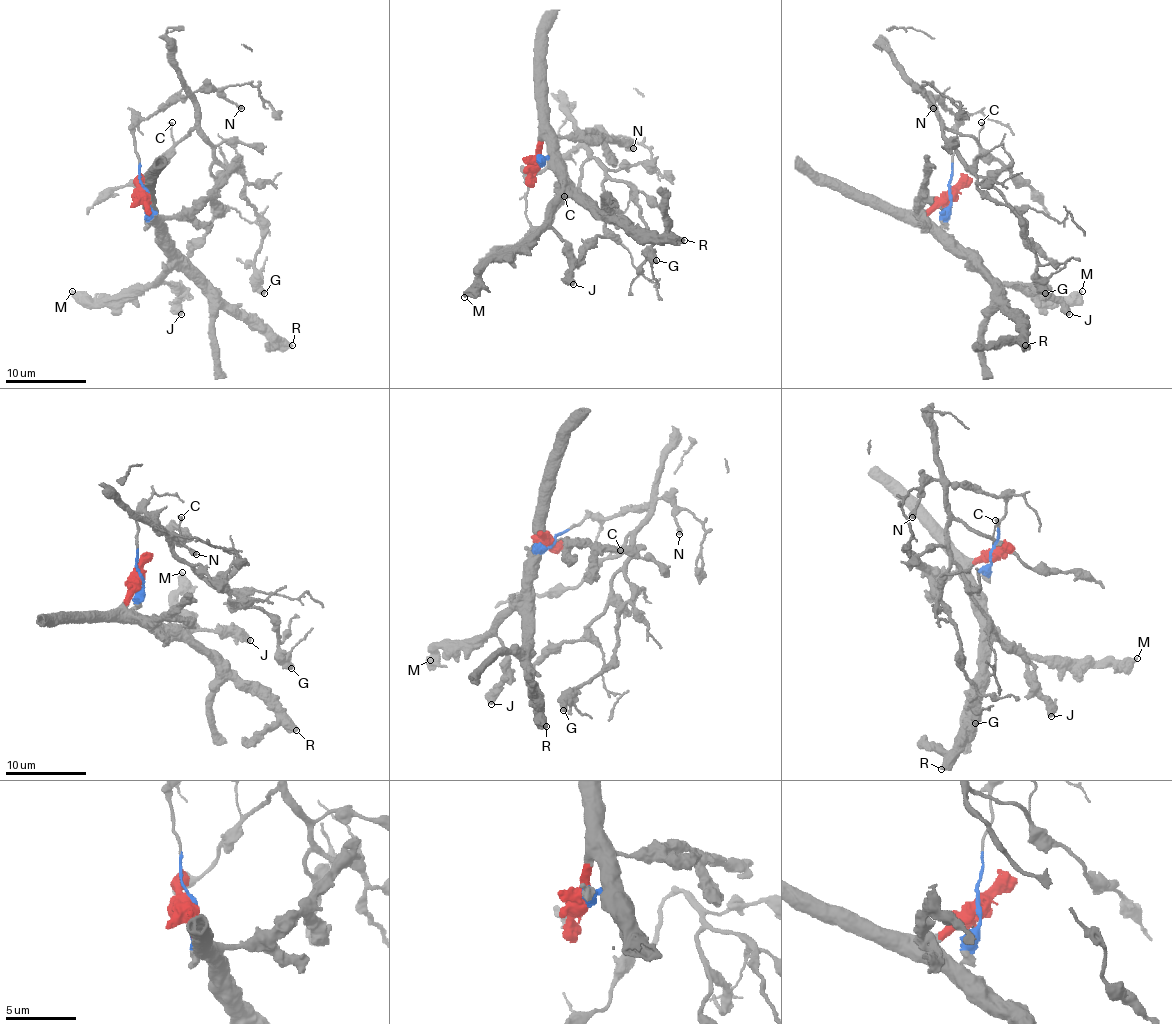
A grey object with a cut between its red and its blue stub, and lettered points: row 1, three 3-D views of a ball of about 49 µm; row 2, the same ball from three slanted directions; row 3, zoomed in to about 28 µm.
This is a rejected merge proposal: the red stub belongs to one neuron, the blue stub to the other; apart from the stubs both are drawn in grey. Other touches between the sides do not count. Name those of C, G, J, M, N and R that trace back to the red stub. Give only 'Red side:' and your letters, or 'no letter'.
Red side: J, M, R

